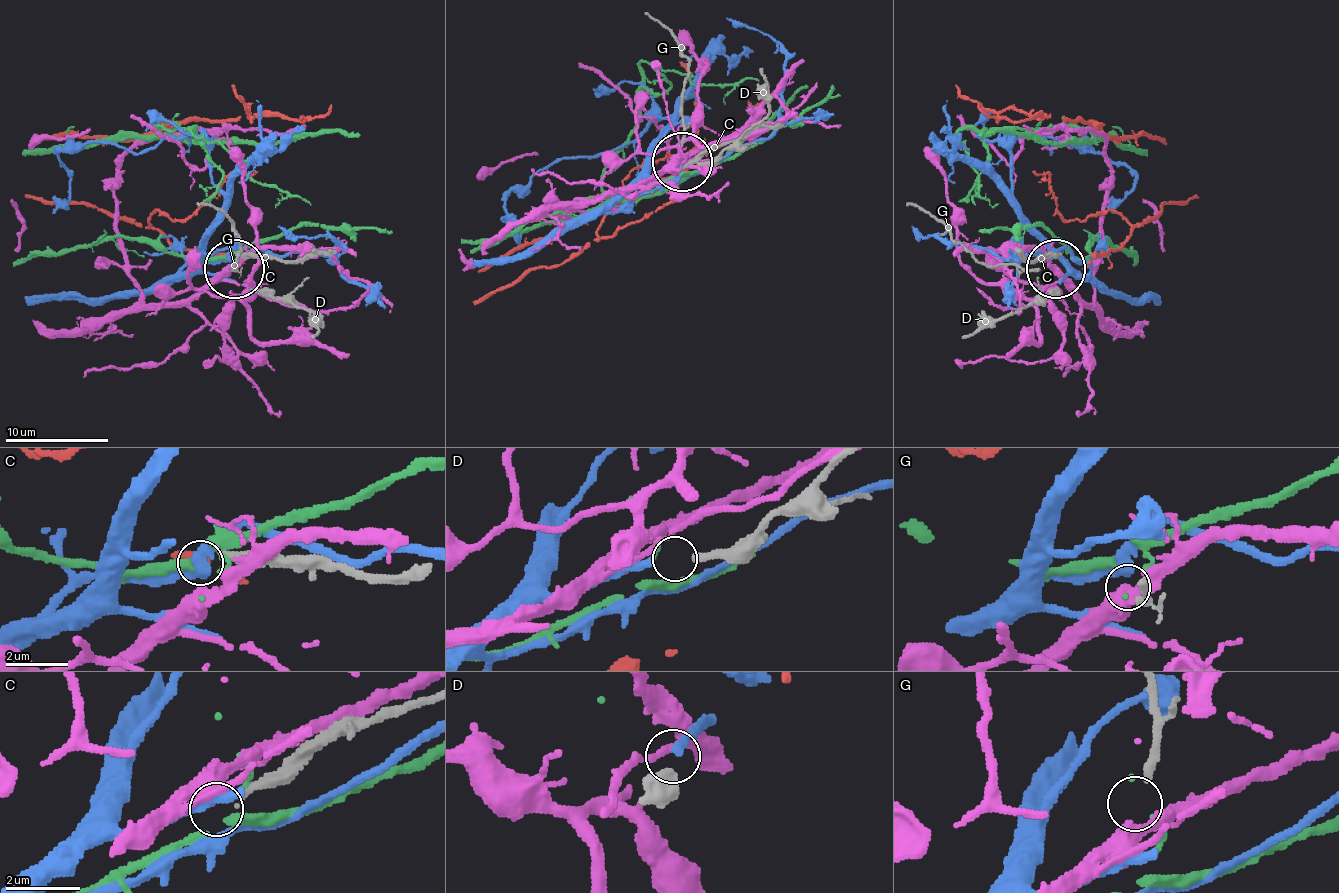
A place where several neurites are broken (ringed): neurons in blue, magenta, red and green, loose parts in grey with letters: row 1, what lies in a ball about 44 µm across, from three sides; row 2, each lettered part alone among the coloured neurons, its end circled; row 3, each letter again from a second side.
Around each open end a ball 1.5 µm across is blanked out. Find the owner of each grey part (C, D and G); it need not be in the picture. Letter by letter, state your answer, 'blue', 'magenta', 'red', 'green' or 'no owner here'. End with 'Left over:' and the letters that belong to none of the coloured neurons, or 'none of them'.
C: no owner here
D: blue
G: magenta
Left over: C

